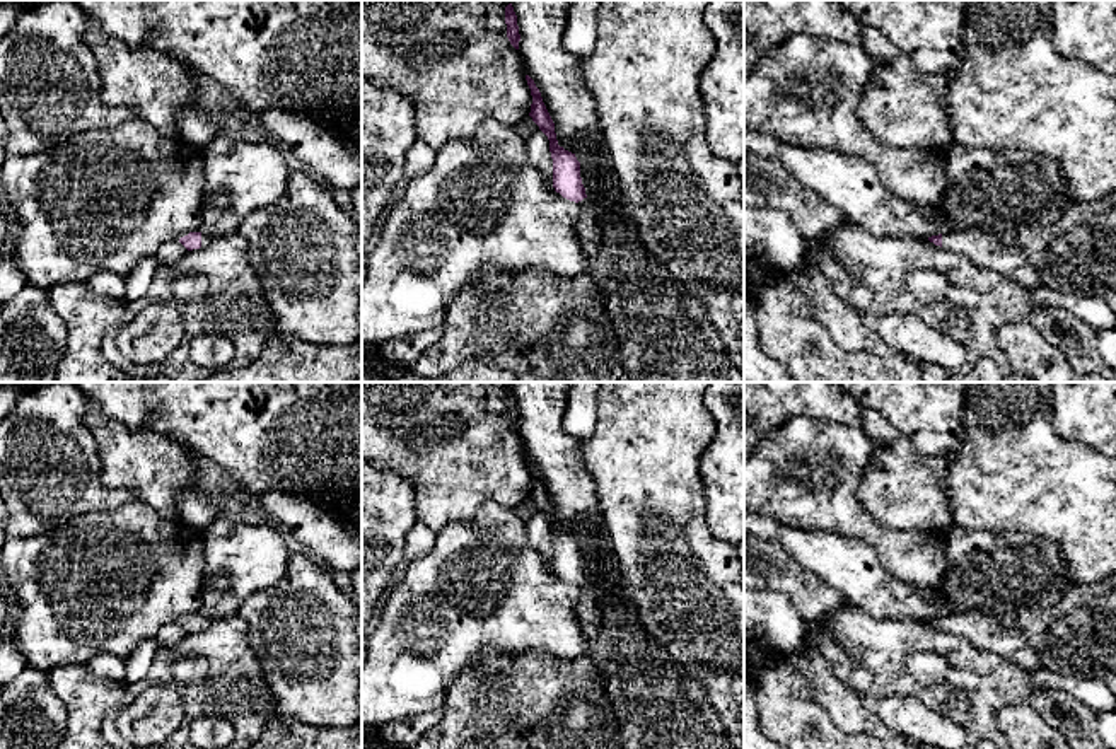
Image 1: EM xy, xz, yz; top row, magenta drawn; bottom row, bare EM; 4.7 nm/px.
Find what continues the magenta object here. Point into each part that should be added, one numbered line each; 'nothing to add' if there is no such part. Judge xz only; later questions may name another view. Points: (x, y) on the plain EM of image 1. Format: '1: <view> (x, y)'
1: xz (587, 615)

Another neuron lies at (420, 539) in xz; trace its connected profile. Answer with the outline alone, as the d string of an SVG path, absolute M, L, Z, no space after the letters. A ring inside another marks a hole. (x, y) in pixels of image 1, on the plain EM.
M418 522L406 537L403 561L411 563L433 548L437 534Z

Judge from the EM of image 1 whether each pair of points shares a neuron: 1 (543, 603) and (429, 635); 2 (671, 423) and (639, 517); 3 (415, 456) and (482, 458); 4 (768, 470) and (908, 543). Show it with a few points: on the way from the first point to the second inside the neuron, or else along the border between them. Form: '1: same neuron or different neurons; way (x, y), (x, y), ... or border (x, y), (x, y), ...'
1: same neuron; way (514, 604), (507, 604), (485, 621), (458, 625)
2: same neuron; way (647, 447), (647, 493)
3: same neuron; way (432, 456), (464, 456)
4: same neuron; way (801, 488), (807, 495), (825, 497), (872, 533)

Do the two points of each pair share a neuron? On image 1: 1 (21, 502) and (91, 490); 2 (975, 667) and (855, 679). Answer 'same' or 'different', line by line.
1: same
2: different

